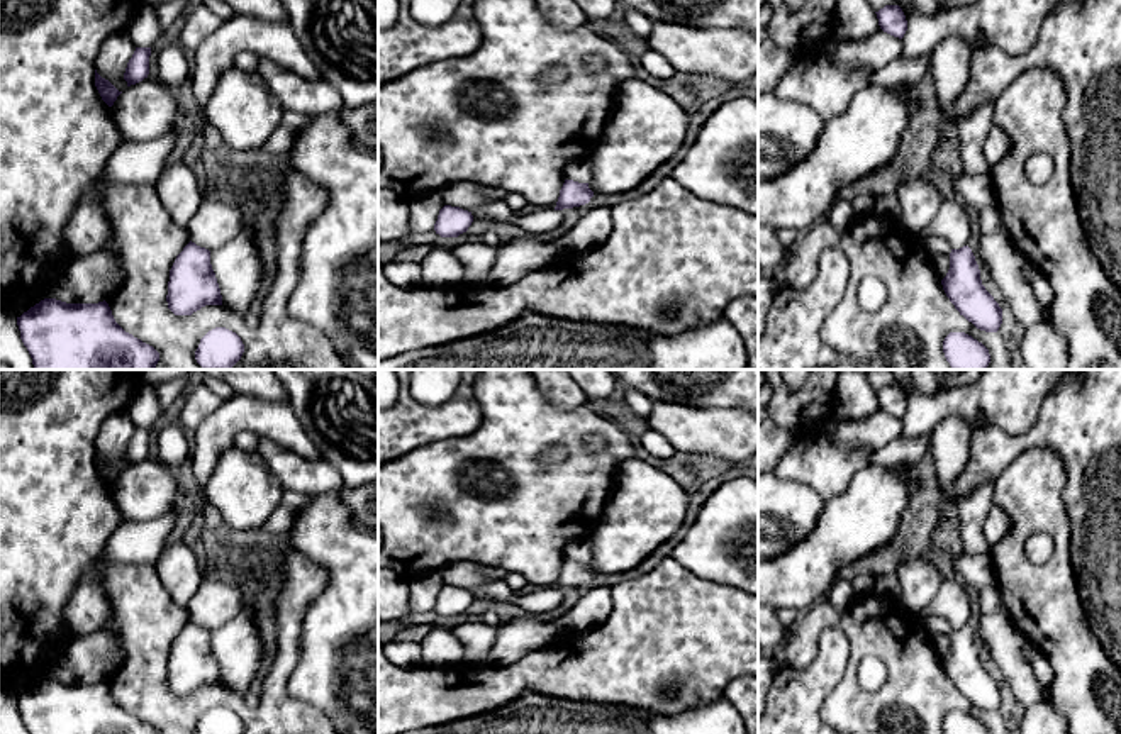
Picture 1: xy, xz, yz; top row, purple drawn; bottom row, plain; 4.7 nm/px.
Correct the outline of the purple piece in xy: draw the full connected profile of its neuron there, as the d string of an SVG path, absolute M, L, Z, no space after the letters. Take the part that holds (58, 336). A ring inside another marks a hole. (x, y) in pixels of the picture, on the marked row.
M44 298L17 317L34 370L154 370L159 353L125 332L109 303Z

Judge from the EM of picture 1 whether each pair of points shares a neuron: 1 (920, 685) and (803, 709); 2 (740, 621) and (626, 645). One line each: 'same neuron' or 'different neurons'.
1: different neurons
2: same neuron

